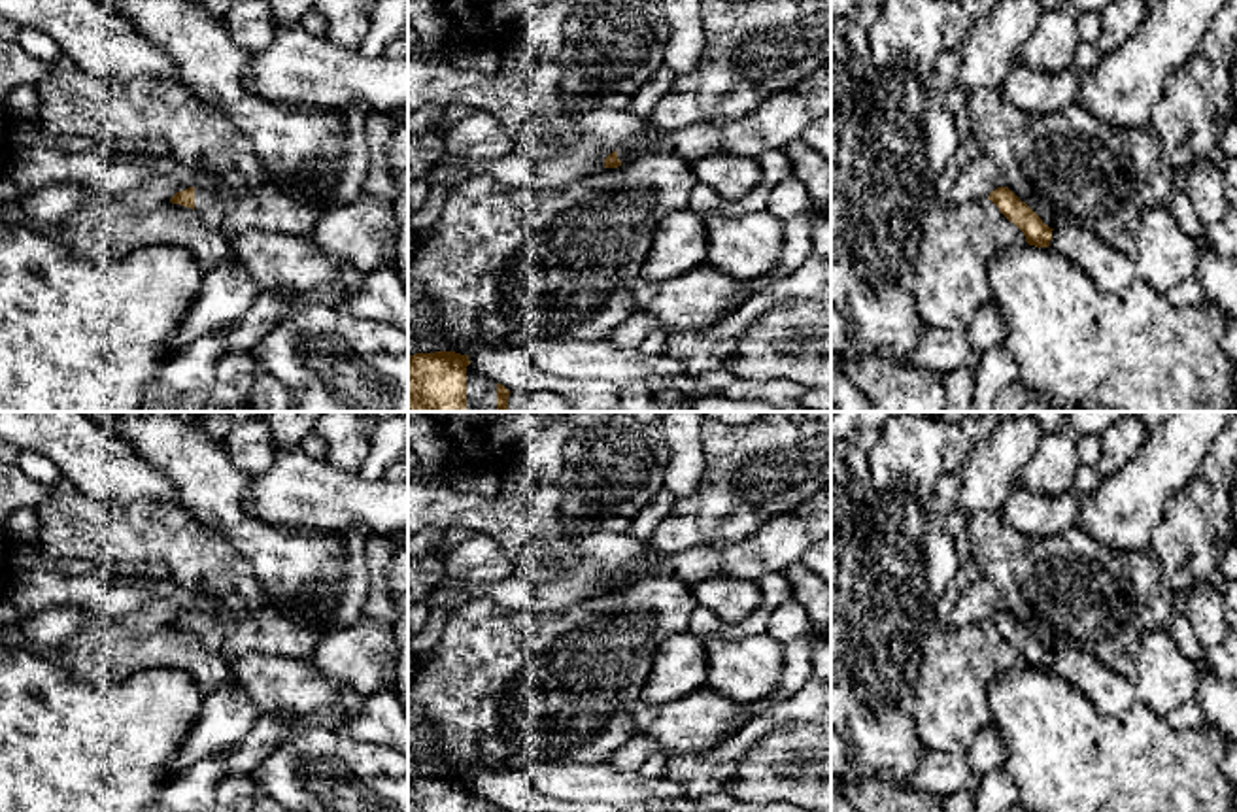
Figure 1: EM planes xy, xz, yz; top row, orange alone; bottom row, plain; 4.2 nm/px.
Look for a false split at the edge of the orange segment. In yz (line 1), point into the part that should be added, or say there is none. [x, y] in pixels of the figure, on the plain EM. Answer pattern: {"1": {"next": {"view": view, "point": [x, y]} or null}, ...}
{"1": {"next": null}}

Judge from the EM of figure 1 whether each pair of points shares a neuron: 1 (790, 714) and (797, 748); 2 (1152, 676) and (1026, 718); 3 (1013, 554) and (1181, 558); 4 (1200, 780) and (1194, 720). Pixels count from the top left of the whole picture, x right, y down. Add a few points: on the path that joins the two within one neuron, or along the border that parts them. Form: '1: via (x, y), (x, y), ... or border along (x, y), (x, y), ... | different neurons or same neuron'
1: border along (811, 722), (775, 726), (752, 744) | different neurons
2: border along (1137, 699), (1162, 718) | different neurons
3: border along (1149, 550), (1156, 561), (1160, 580), (1171, 592) | different neurons
4: border along (1162, 718), (1177, 729), (1198, 729), (1209, 722) | different neurons

